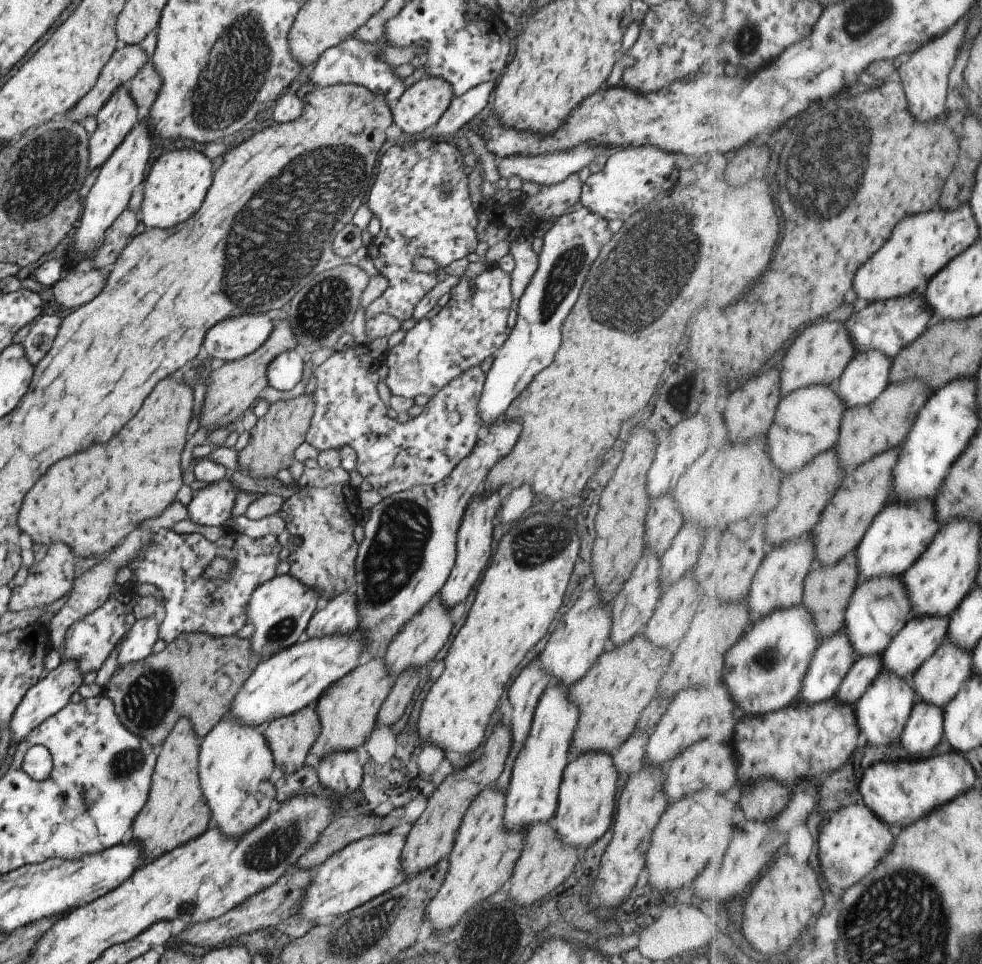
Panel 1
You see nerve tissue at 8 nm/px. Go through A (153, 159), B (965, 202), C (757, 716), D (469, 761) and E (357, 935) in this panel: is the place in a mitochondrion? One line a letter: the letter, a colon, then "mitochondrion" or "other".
A: other
B: other
C: other
D: other
E: mitochondrion

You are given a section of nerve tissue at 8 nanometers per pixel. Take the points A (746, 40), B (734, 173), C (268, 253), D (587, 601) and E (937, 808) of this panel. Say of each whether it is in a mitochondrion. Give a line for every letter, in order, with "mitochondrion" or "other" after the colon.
A: mitochondrion
B: other
C: mitochondrion
D: other
E: other

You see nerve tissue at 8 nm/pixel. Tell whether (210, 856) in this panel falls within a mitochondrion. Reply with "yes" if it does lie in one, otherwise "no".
no

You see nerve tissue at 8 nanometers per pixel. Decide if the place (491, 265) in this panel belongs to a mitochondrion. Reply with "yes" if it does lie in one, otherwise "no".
no

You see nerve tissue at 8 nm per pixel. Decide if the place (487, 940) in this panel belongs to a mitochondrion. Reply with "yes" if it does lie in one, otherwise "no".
yes

